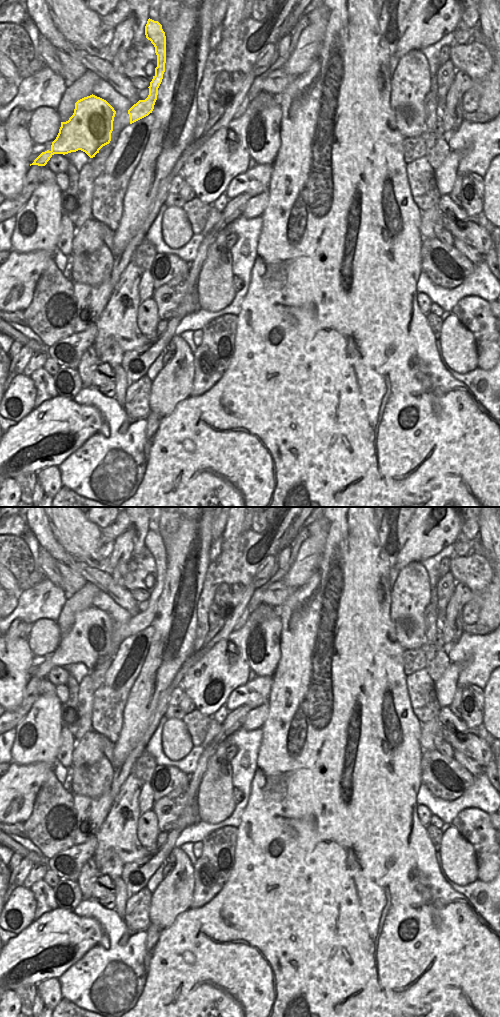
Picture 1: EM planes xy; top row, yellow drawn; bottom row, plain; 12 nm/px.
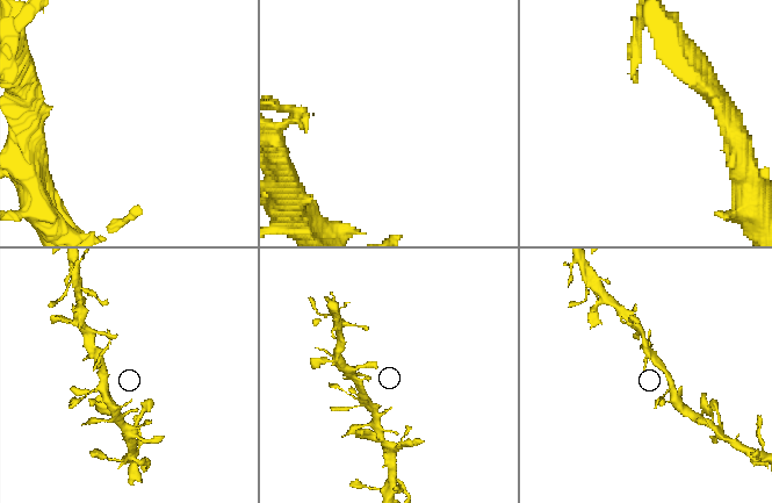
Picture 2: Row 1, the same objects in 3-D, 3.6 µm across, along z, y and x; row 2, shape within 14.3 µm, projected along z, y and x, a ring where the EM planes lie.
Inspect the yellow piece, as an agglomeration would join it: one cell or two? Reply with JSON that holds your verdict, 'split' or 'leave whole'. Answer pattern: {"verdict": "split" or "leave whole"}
{"verdict": "split"}

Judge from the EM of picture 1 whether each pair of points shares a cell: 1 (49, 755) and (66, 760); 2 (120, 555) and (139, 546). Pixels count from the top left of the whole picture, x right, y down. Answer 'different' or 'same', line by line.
1: different
2: different

